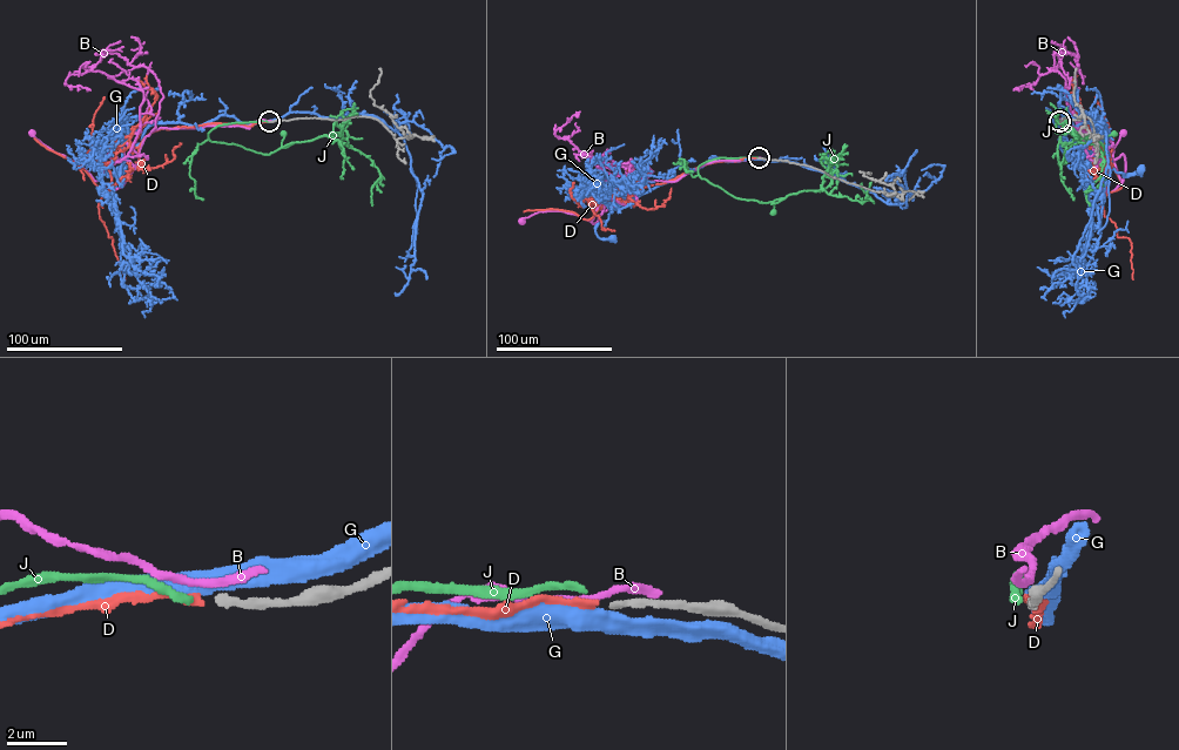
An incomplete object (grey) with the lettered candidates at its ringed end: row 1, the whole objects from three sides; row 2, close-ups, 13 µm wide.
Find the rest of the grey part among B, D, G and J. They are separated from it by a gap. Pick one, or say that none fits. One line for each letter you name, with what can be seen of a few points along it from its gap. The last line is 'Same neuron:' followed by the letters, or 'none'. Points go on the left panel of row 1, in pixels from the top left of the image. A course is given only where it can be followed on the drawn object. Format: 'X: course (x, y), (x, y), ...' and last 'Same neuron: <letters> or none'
D: course (268, 121), (161, 128), (145, 137), (139, 148), (140, 168), (129, 171), (98, 205), (125, 279)
Same neuron: D

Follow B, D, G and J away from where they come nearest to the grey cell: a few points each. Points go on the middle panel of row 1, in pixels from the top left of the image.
B: (759, 157), (713, 161), (674, 182), (641, 181), (627, 203), (604, 198), (591, 221), (553, 211), (523, 221)
D: (758, 157), (702, 164), (635, 190), (628, 197), (630, 202), (587, 201), (601, 229), (614, 230)
G: (759, 159), (709, 161), (634, 200), (627, 197), (611, 208), (608, 220), (595, 227), (598, 236), (613, 237)
J: (758, 157), (707, 161), (698, 167), (698, 174), (736, 197), (768, 203), (783, 198), (770, 204), (773, 213)

